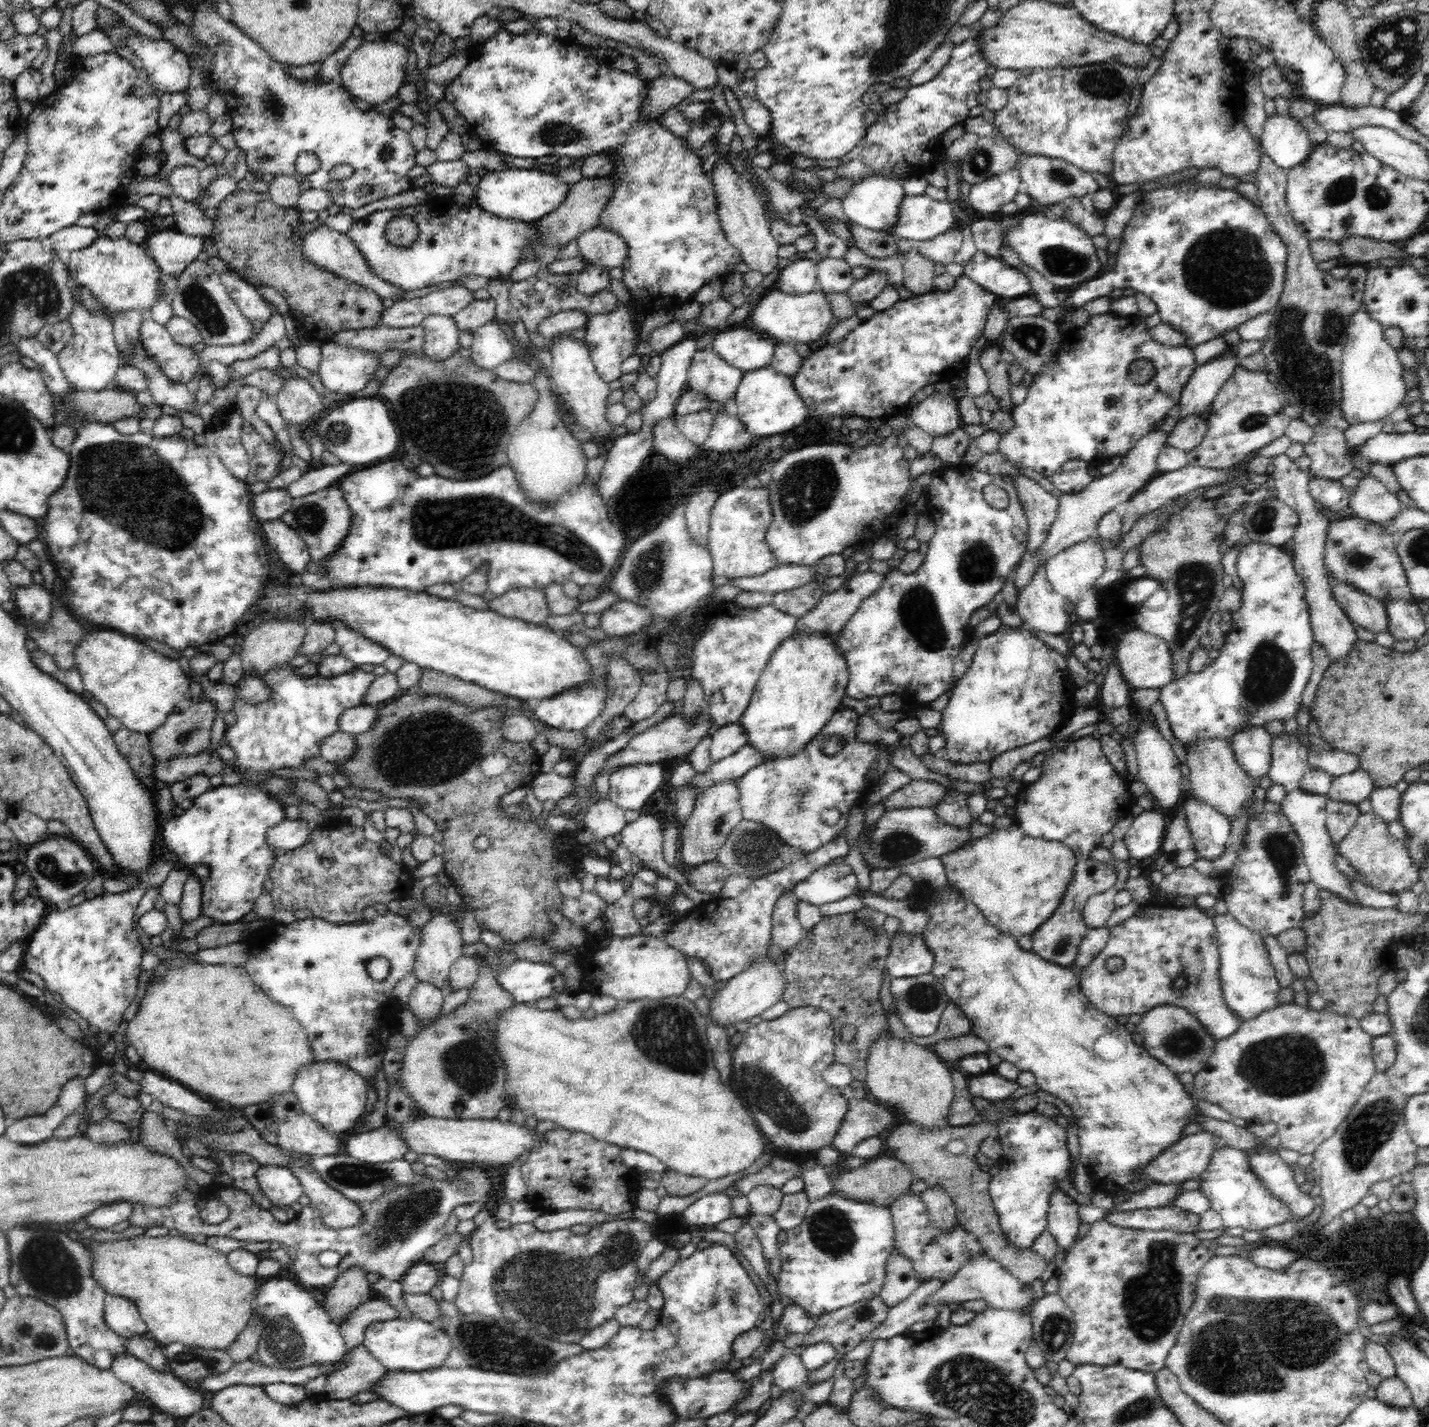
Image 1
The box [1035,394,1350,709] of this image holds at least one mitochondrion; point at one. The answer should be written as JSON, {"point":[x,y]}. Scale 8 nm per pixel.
{"point":[1195,581]}

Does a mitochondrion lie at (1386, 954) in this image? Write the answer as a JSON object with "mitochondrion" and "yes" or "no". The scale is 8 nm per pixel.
{"mitochondrion":"yes"}

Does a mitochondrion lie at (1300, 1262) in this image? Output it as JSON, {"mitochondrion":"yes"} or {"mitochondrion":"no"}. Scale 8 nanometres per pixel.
{"mitochondrion":"no"}

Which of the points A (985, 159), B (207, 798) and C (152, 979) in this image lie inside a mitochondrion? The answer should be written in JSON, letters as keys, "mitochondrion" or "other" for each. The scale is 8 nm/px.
{"A":"mitochondrion","B":"other","C":"other"}

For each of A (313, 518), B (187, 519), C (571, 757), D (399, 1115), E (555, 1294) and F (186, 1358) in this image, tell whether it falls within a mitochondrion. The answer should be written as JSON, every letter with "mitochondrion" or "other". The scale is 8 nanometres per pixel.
{"A":"mitochondrion","B":"mitochondrion","C":"other","D":"other","E":"mitochondrion","F":"mitochondrion"}

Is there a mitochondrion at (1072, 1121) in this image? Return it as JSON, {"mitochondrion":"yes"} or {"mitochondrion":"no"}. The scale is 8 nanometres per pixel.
{"mitochondrion":"no"}

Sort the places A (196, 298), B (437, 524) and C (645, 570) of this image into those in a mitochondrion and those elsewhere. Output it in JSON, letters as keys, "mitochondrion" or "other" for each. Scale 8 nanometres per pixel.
{"A":"mitochondrion","B":"mitochondrion","C":"mitochondrion"}

